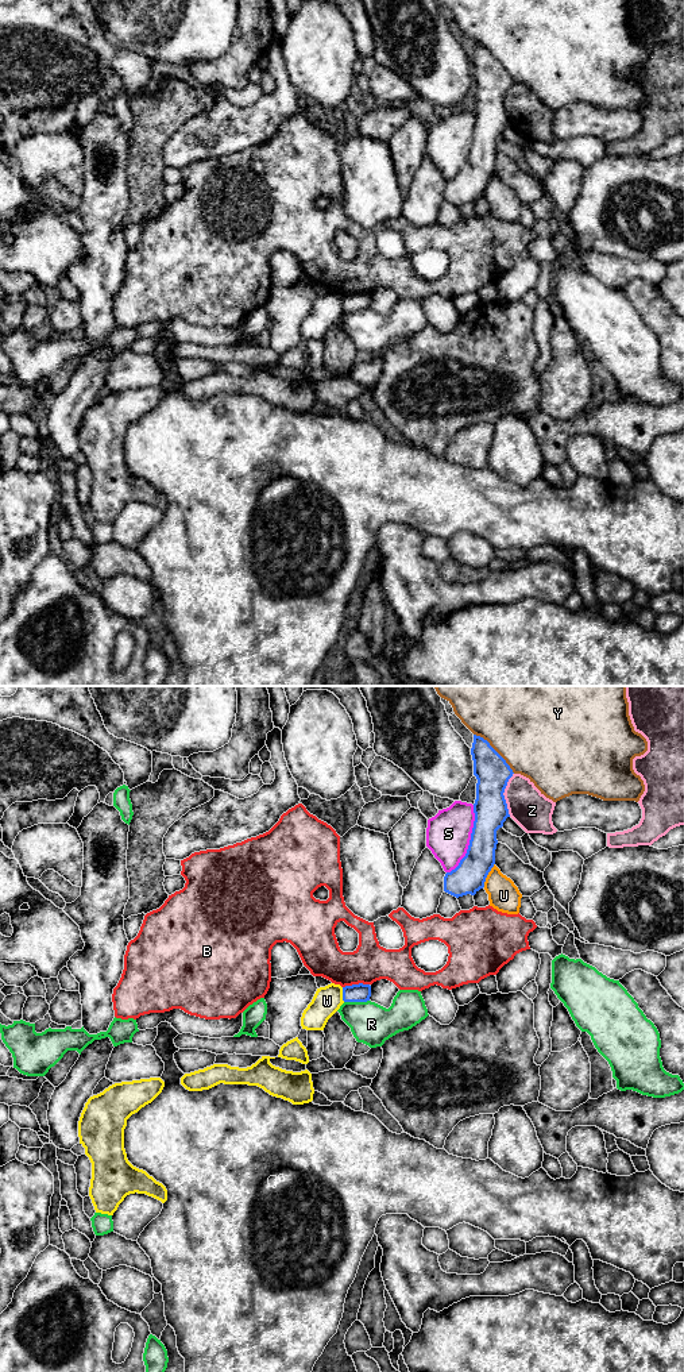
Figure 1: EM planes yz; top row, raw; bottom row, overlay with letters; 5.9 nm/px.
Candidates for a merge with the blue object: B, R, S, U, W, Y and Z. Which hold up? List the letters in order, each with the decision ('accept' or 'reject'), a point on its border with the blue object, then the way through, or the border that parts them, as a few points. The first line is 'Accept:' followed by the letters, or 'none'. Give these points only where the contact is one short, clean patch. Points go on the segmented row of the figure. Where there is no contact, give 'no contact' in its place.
Accept: none
B: reject; meets blue in yz at (355, 985)
R: reject; meets blue in yz at (356, 1001)
S: reject; meets blue in yz at (470, 840)
U: reject; meets blue in yz at (487, 874)
W: reject; meets blue in yz at (343, 994); border along yz (342, 987), (342, 998), (344, 1001)
Y: reject; meets blue in yz at (495, 751)
Z: reject; meets blue in yz at (502, 794)

